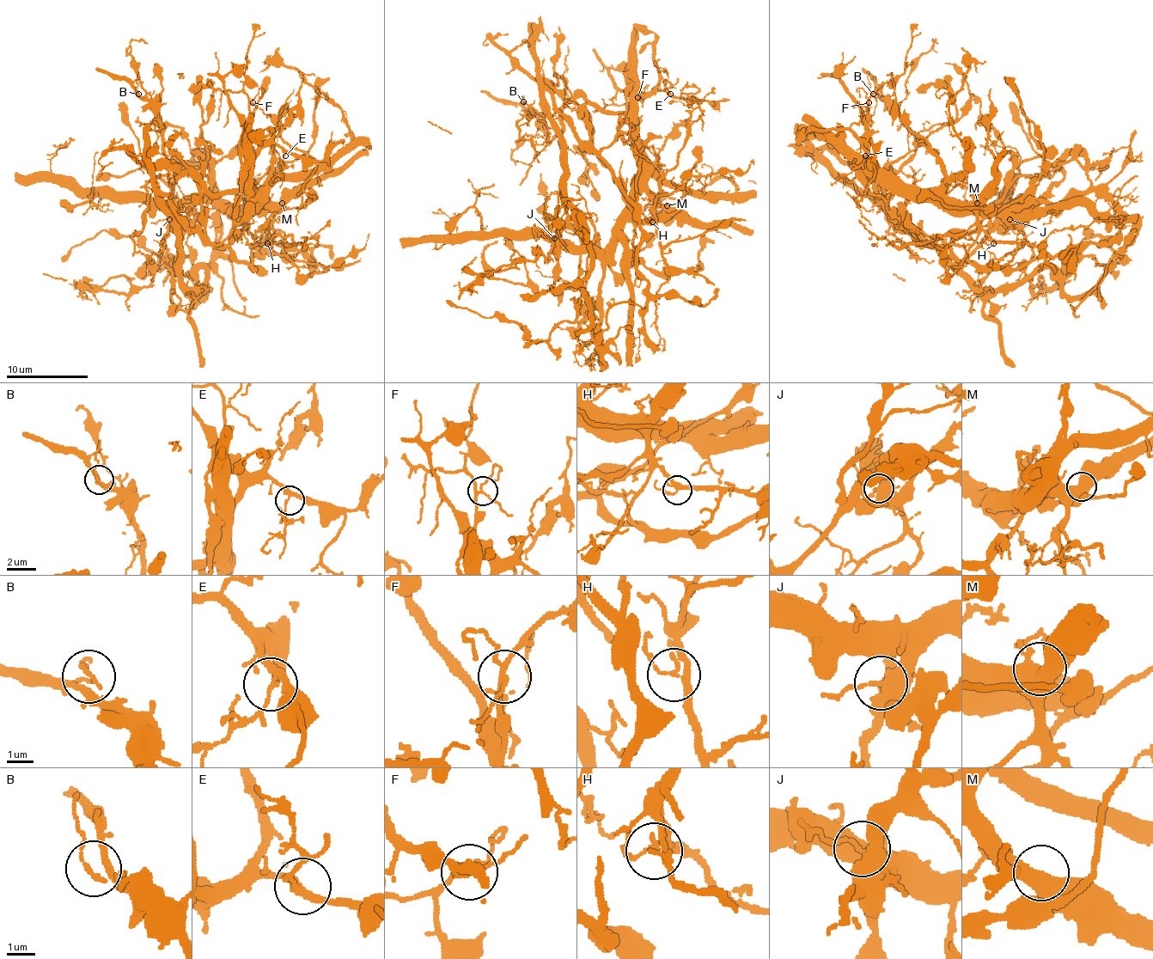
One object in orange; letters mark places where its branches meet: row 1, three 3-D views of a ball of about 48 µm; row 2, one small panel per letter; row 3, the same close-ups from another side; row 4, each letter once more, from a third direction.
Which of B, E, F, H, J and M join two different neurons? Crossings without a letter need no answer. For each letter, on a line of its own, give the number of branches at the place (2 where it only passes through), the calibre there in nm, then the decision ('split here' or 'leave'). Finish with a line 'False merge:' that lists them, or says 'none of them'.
B: branches 2; calibre 120 nm; leave
E: branches 3; calibre 220 nm; leave
F: branches 4; calibre 160 nm; leave
H: branches 3; calibre 190 nm; leave
J: branches 2; calibre 440 nm; leave
M: branches 3; calibre 460 nm; leave
False merge: none of them

